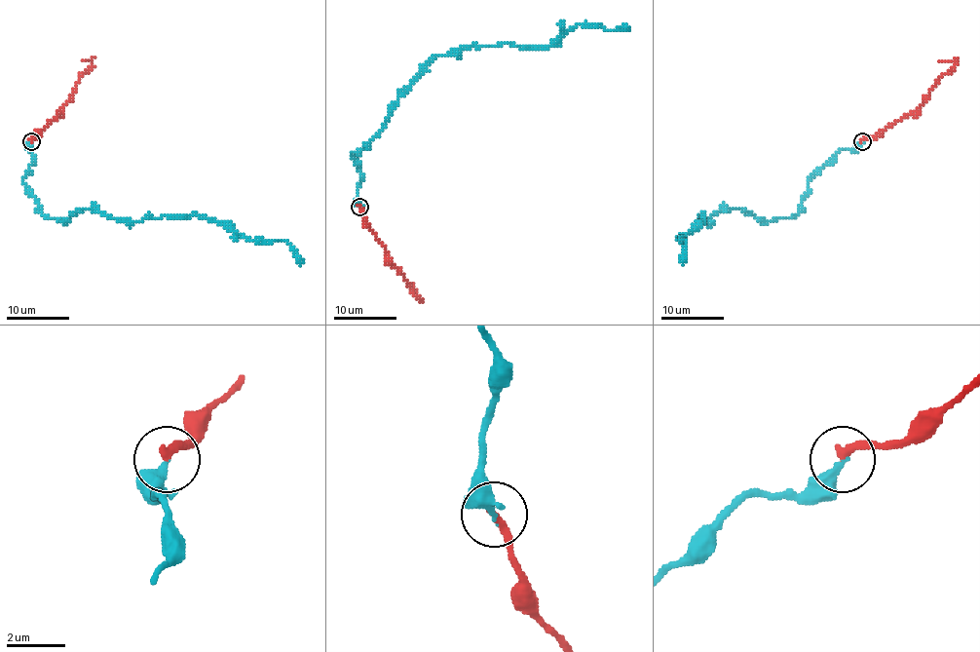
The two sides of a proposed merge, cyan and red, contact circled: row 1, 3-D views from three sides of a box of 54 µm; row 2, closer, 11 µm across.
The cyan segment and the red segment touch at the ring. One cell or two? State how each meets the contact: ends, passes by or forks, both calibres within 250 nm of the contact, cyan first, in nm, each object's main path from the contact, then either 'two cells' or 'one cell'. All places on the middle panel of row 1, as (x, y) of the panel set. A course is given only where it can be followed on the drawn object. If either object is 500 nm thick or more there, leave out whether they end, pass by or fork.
cyan ends | red ends | 340/280 nm | cyan via (359, 206), (359, 169), (352, 153), (380, 131), (434, 57), (502, 43), (546, 47), (579, 24), (626, 26) | red via (359, 206), (365, 224), (385, 249), (386, 257), (421, 299), (411, 283) | one cell

